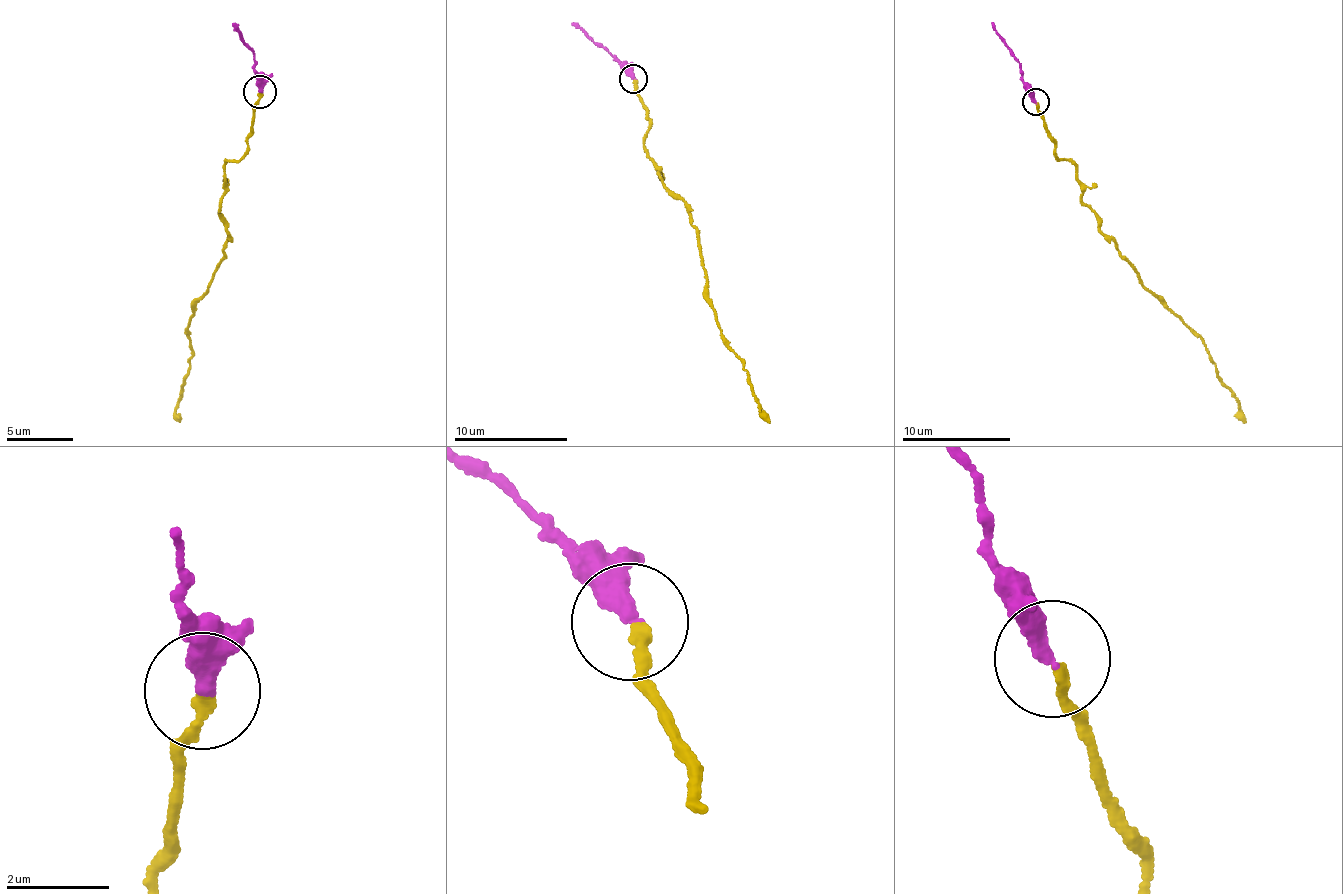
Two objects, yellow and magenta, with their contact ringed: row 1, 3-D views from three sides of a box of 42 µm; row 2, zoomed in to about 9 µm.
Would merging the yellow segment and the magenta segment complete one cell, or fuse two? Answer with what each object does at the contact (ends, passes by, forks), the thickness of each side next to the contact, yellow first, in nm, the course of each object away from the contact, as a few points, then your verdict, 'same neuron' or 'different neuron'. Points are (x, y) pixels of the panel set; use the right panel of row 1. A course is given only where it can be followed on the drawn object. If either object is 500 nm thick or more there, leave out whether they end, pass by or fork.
yellow ends | magenta ends | 200/340 nm | yellow via (1034, 102), (1054, 154), (1076, 167), (1081, 202), (1097, 216), (1097, 226), (1201, 339), (1245, 423) | magenta via (1034, 102), (1034, 92), (1021, 80), (1021, 63), (992, 23) | same neuron

